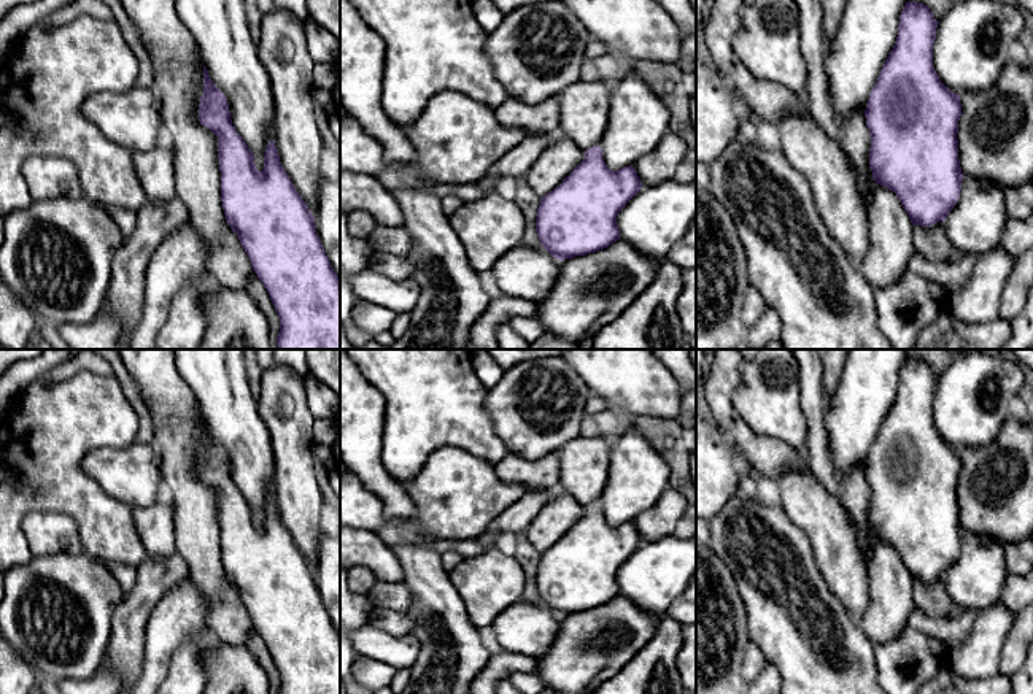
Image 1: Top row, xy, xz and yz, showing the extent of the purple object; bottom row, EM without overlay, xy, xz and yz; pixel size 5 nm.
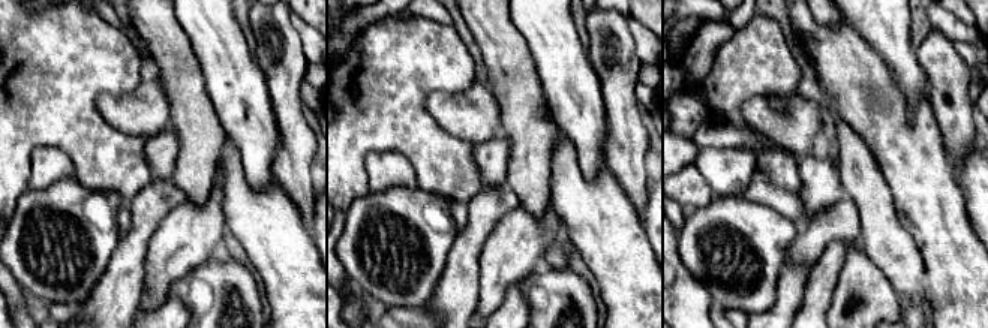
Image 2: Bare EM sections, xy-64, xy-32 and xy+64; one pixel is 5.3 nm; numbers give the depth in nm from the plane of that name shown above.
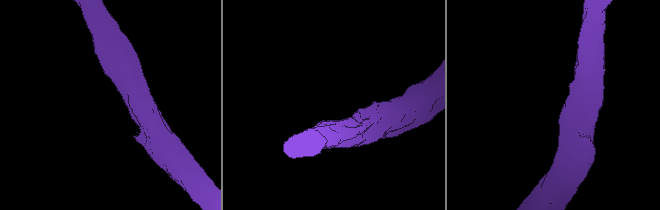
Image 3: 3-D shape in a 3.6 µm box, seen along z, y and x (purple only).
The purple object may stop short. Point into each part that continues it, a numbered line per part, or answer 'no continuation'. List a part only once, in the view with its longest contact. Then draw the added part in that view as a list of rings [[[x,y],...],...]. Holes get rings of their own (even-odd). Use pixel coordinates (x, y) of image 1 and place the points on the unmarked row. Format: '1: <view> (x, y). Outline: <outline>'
1: xy (178, 426). Outline: [[[118,349],[118,353],[137,381],[154,422],[153,448],[161,457],[165,495],[172,503],[176,553],[186,561],[189,576],[205,600],[207,630],[218,642],[248,645],[254,626],[222,565],[218,492],[199,476],[203,418],[197,399],[178,372],[173,349]]]

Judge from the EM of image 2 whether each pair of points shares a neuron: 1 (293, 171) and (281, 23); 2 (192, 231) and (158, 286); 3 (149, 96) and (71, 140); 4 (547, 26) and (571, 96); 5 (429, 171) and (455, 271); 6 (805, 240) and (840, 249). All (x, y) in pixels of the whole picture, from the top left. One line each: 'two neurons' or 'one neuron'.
1: one neuron
2: one neuron
3: two neurons
4: one neuron
5: two neurons
6: two neurons

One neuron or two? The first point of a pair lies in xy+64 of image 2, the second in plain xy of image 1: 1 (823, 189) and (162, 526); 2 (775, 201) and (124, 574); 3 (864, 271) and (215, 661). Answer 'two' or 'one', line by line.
1: one
2: one
3: two

